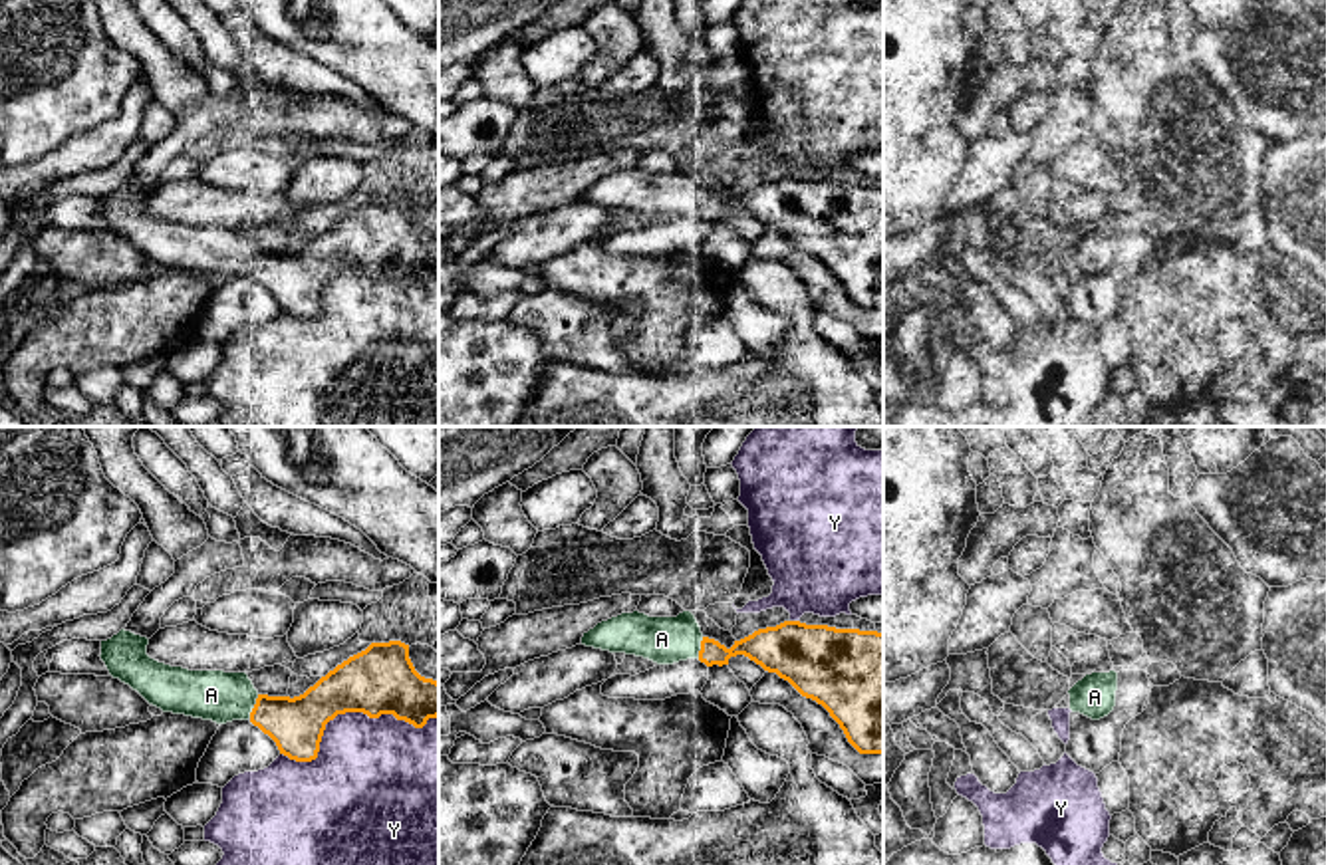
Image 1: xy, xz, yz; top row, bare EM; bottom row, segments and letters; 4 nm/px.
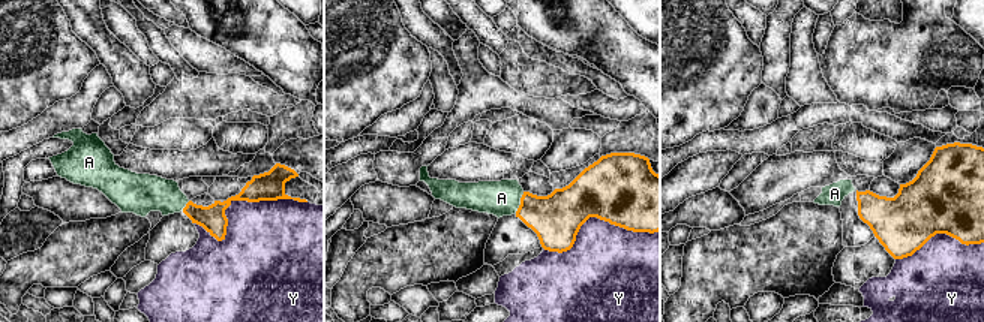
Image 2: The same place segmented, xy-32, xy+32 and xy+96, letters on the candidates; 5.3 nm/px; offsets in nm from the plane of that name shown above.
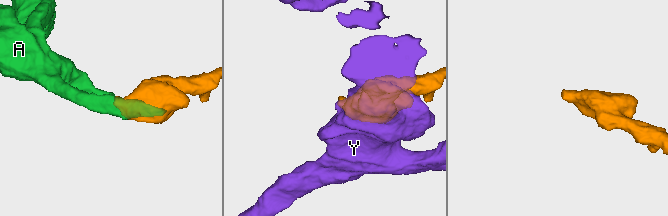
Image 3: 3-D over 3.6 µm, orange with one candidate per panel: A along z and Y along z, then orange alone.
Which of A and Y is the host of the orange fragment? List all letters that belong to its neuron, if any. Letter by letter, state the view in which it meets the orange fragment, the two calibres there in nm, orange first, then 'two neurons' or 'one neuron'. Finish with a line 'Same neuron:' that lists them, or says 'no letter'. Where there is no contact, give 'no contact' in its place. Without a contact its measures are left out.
A: meets orange in xy; 220 nm thick on the orange side, 200 nm on the other; one neuron
Y: meets orange in xy; 280 nm thick on the orange side, 420 nm on the other; two neurons
Same neuron: A

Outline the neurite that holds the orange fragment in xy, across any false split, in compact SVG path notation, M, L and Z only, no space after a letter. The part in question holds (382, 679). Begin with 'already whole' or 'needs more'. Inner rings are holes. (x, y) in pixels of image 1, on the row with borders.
needs more; M121 629L101 641L99 657L113 679L163 712L216 724L250 720L296 762L318 758L326 724L337 714L393 714L415 728L439 716L439 682L415 671L409 645L401 641L371 643L294 698L260 694L246 673L159 663L147 655L147 645L147 637Z

